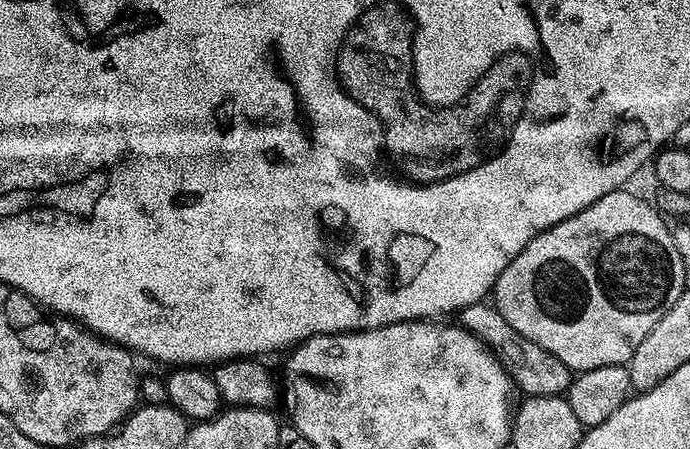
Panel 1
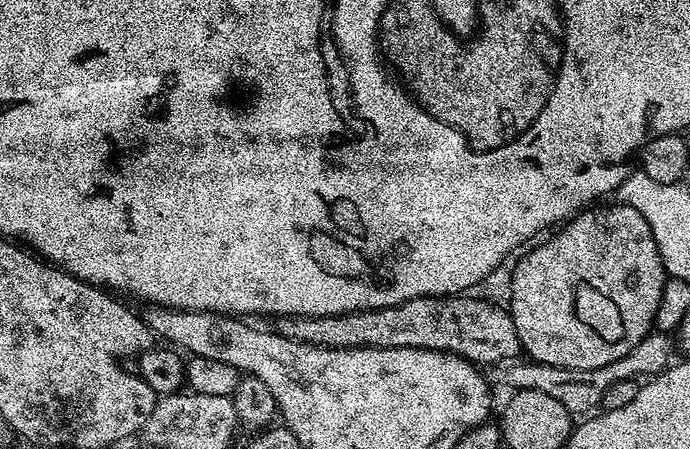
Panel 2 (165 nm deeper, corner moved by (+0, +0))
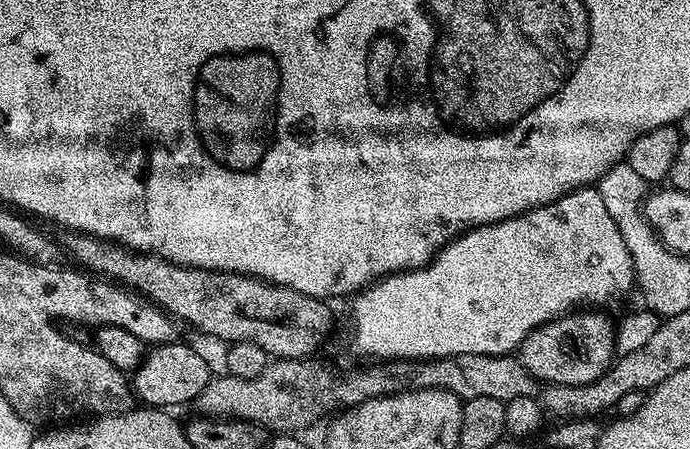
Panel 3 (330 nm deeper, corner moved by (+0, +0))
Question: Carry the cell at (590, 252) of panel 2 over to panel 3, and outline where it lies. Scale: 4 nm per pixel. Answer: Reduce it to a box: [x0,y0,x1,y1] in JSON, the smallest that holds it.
[520,310,616,386]

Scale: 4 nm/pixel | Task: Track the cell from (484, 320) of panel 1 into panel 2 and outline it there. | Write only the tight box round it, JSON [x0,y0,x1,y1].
[274,294,522,366]

